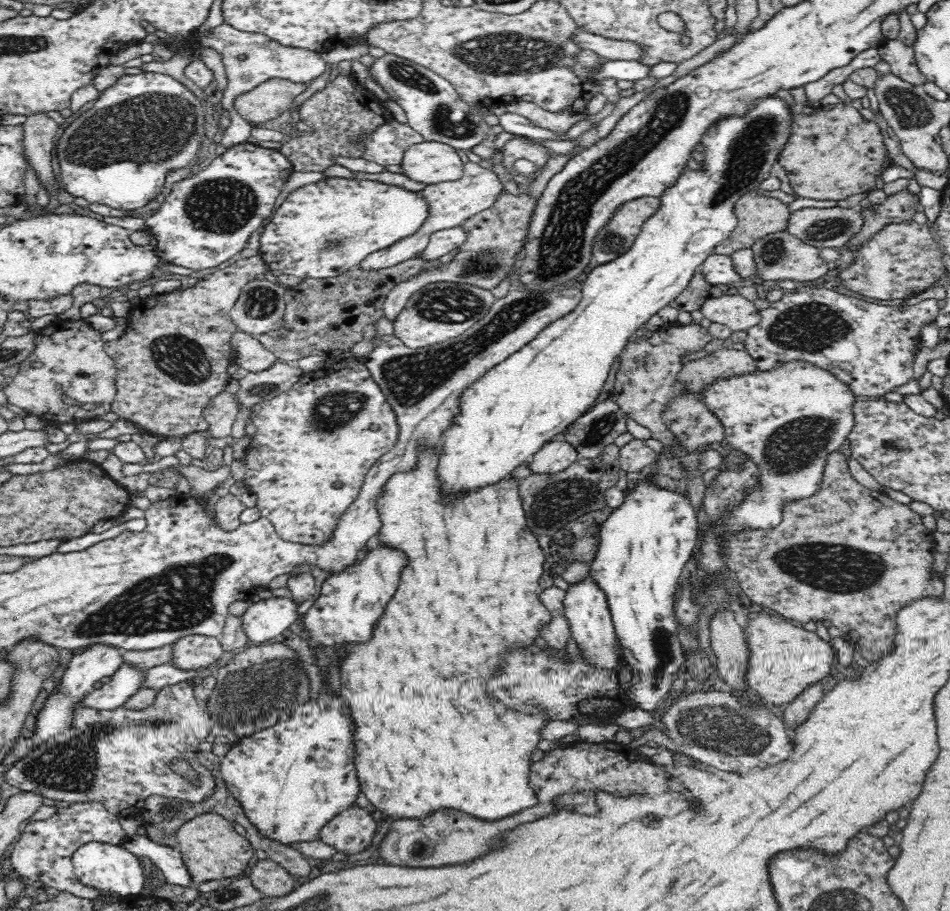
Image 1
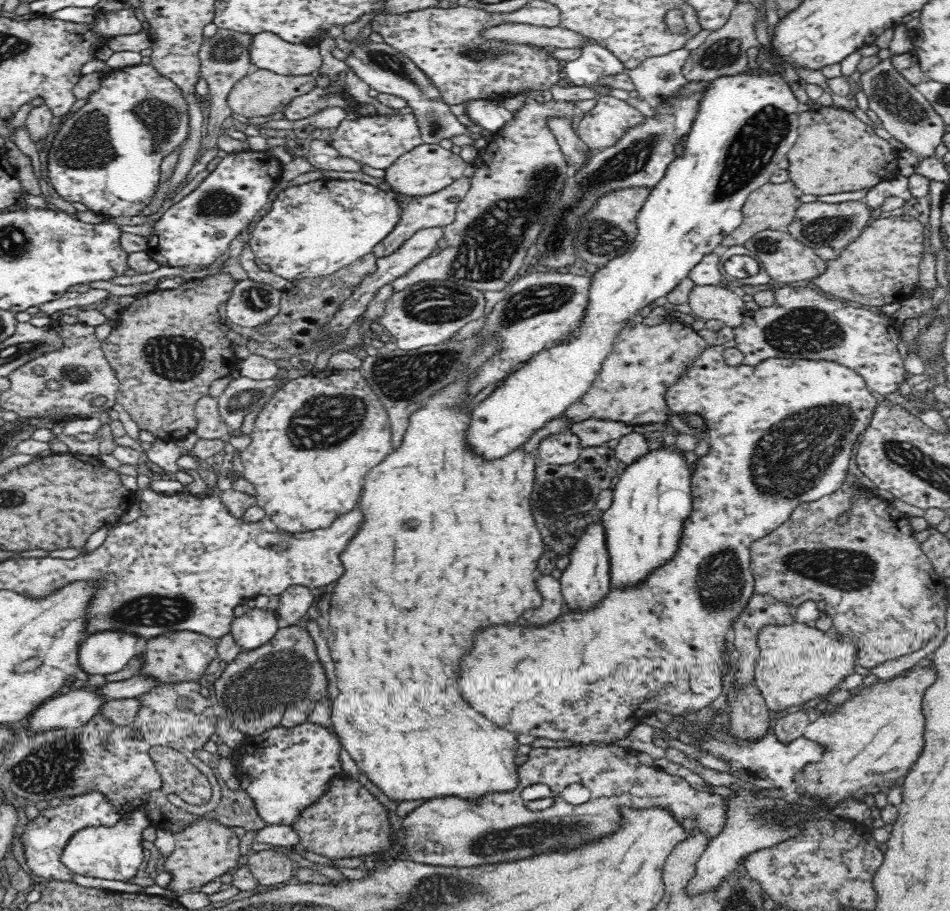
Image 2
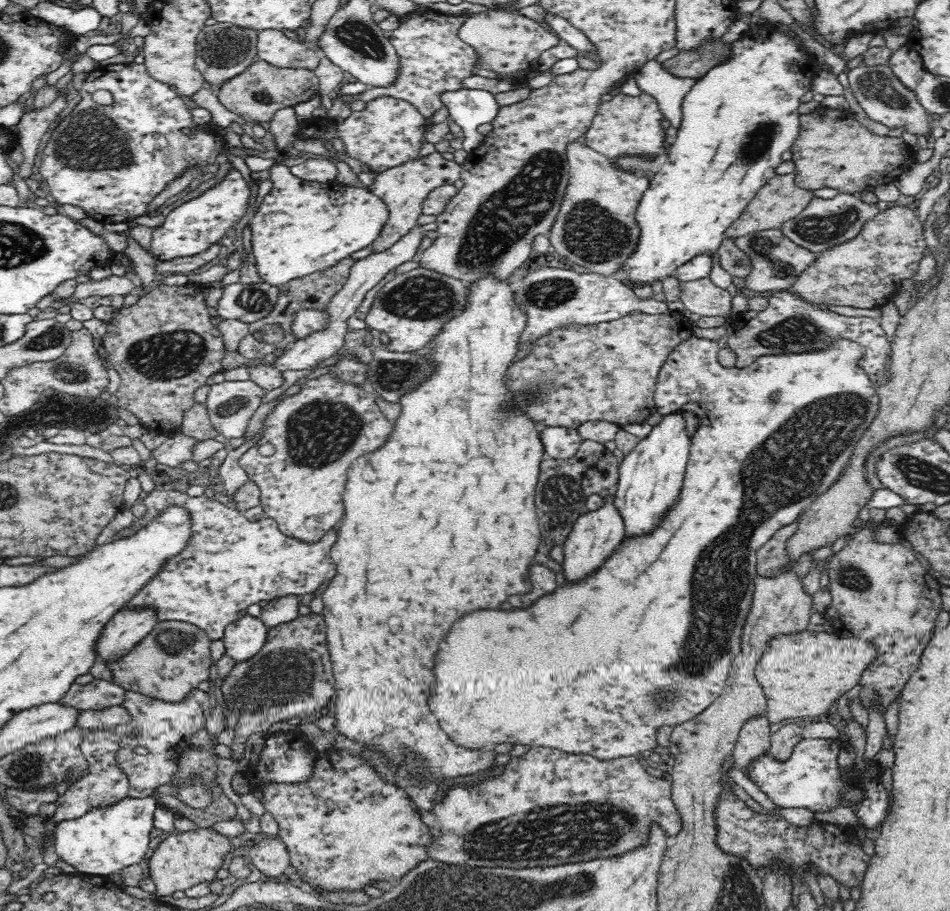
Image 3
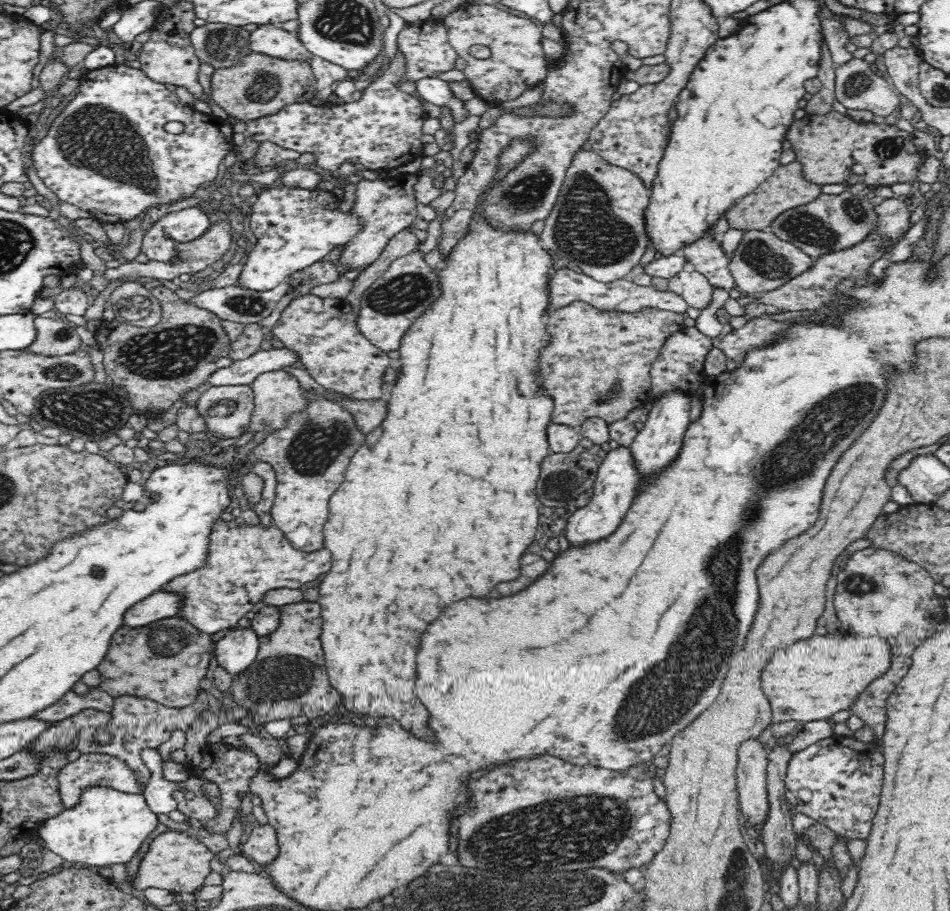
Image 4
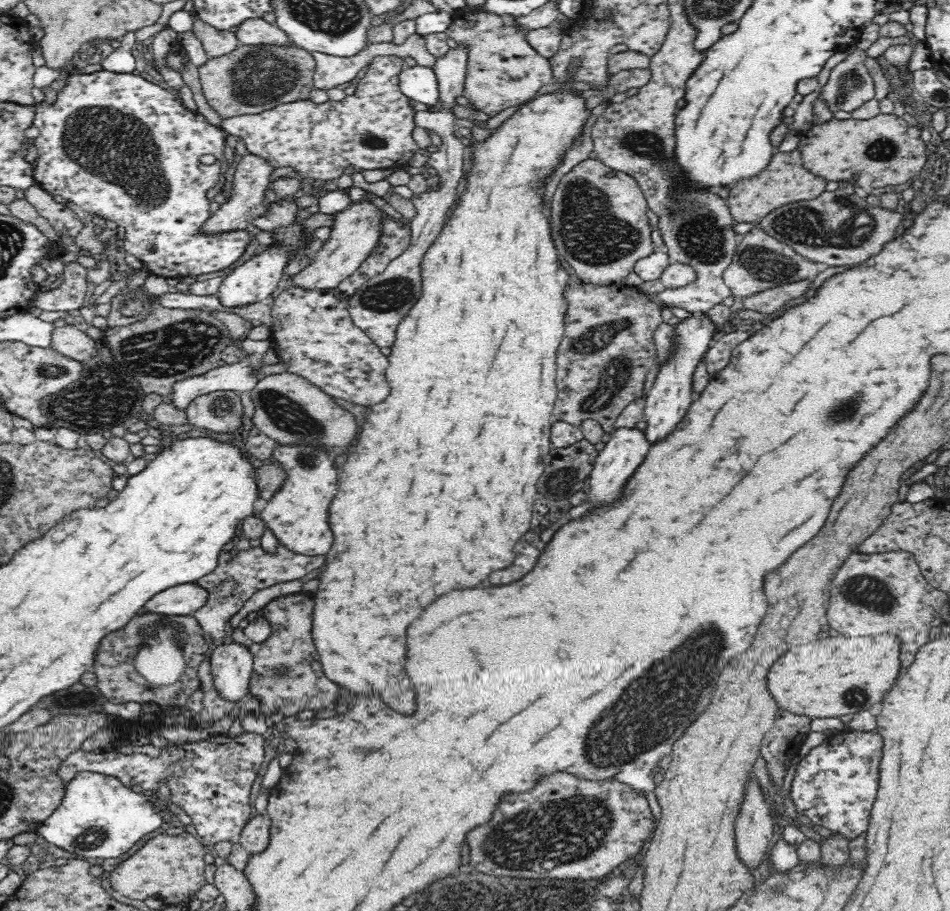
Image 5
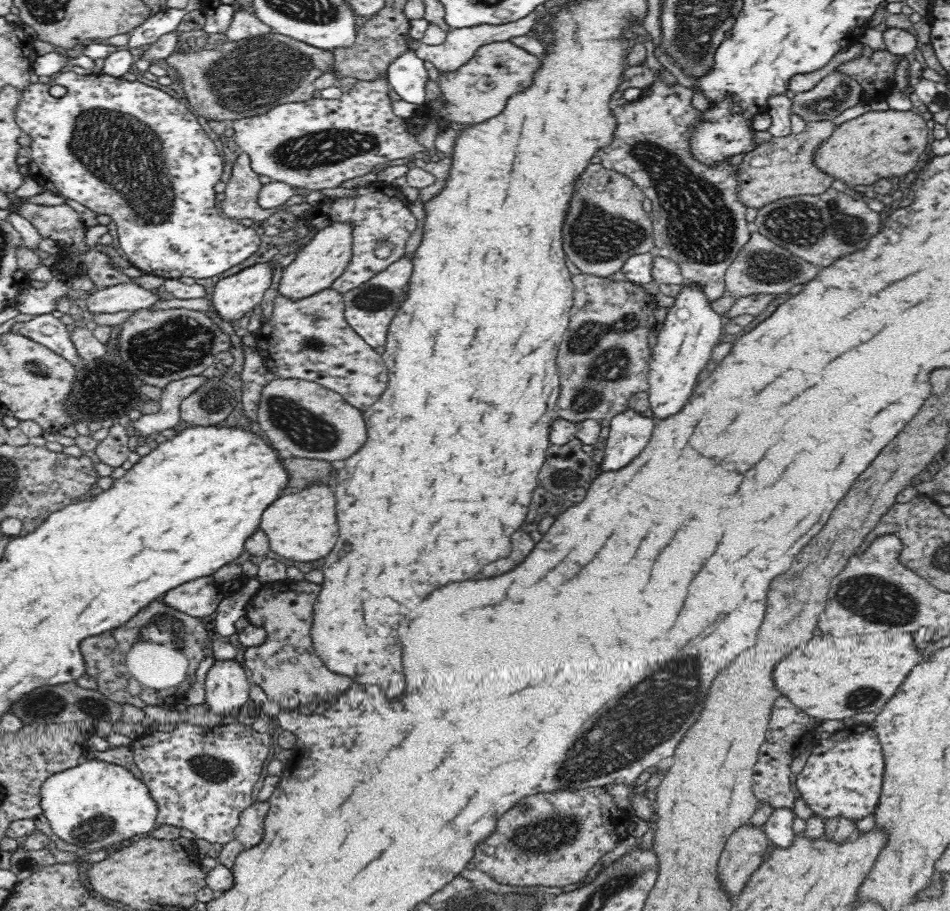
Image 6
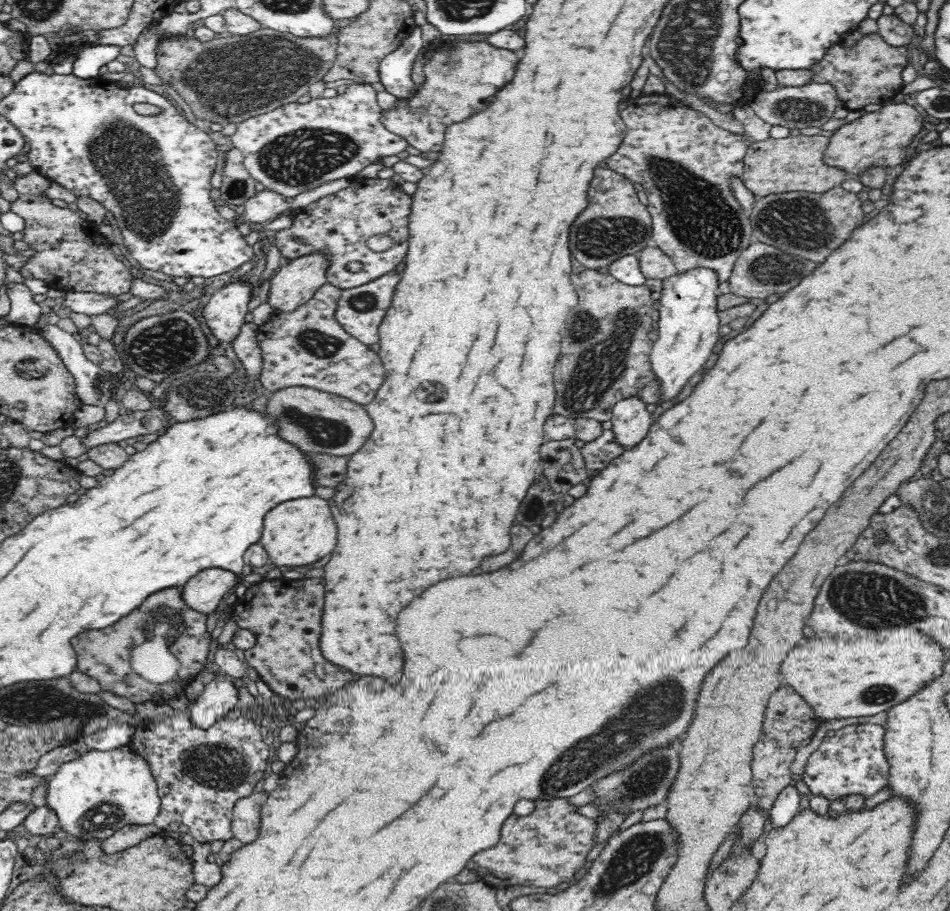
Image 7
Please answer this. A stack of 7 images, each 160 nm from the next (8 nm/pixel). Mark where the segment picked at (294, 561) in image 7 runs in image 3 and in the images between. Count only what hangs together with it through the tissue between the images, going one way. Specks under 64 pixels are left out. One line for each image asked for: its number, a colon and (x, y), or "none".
3: (317, 433)
4: (309, 455)
5: (297, 514)
6: (301, 526)

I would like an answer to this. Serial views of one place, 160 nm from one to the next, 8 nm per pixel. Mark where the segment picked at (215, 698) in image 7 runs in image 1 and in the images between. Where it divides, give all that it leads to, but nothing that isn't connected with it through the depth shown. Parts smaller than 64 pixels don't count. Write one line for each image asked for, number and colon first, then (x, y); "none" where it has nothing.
1: (264, 620)
2: (255, 628)
3: (242, 639)
4: (236, 651)
5: (231, 666)
6: (226, 688)

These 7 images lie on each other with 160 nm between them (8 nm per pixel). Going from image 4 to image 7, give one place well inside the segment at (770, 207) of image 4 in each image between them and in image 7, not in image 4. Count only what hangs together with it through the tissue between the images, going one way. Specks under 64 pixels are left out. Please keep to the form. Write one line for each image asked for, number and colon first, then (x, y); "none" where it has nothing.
5: (785, 179)
6: (780, 167)
7: (791, 164)

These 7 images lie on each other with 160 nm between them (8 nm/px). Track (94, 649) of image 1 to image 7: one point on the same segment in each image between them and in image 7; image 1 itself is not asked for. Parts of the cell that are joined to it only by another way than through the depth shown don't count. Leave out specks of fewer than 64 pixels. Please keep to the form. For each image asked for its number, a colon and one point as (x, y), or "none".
2: (104, 652)
3: (129, 625)
4: (161, 604)
5: (183, 600)
6: (201, 597)
7: (204, 592)

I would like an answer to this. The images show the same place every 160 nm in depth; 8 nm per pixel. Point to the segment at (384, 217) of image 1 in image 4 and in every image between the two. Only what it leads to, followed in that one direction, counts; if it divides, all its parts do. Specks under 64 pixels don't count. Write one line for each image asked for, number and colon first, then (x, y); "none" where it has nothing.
2: (312, 229)
3: (300, 227)
4: (295, 227)

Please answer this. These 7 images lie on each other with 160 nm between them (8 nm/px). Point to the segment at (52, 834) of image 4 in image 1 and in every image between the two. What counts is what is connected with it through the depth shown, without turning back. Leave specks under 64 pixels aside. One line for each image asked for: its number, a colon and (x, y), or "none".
1: (113, 868)
2: (115, 852)
3: (107, 839)

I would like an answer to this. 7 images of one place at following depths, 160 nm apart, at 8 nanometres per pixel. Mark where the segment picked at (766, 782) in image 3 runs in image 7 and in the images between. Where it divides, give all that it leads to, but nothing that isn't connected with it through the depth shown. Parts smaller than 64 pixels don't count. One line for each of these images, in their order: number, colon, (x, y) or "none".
4: (836, 781)
5: (835, 785)
6: (843, 776)
7: (852, 761)

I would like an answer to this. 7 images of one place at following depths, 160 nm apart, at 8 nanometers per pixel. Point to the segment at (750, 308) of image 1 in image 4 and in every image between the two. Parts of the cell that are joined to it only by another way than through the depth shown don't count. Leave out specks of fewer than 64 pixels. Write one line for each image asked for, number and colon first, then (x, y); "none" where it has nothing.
2: (712, 302)
3: (702, 296)
4: (693, 286)

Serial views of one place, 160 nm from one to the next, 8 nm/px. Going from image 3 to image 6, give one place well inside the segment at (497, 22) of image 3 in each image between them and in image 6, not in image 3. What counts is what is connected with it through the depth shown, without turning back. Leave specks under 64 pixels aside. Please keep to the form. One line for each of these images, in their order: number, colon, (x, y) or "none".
4: (517, 63)
5: (503, 70)
6: (478, 90)

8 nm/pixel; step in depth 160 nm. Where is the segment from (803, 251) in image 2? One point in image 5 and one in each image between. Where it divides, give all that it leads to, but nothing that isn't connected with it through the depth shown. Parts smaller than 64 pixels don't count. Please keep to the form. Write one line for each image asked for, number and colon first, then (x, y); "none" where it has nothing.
3: (775, 261)
4: (762, 262)
5: (760, 262)

